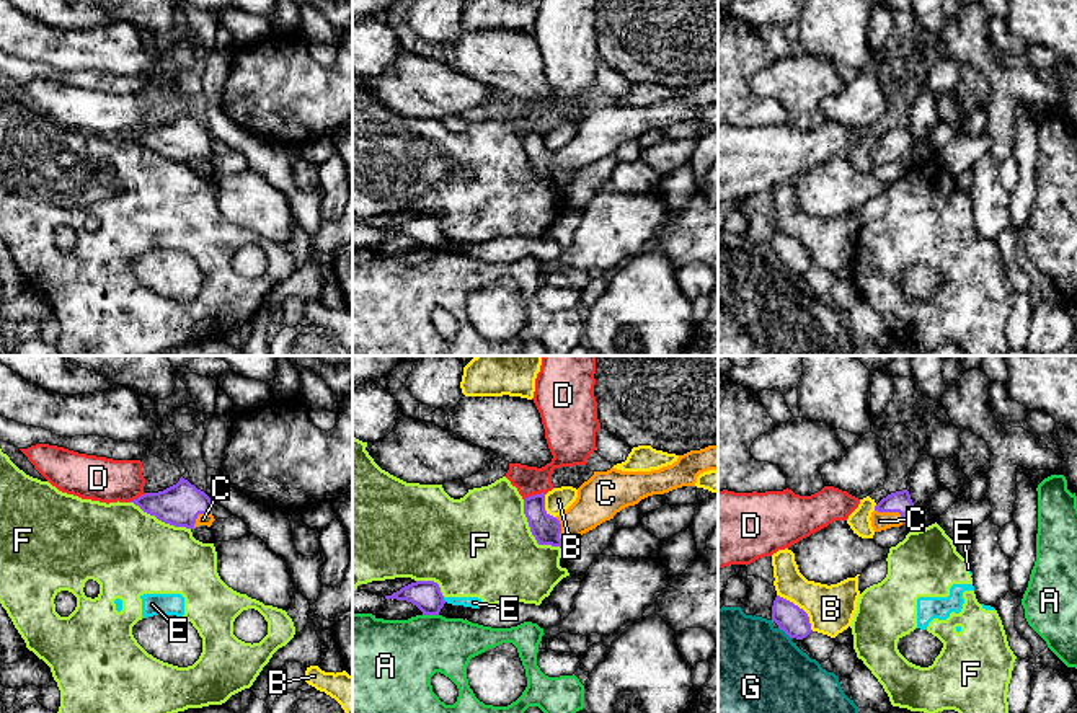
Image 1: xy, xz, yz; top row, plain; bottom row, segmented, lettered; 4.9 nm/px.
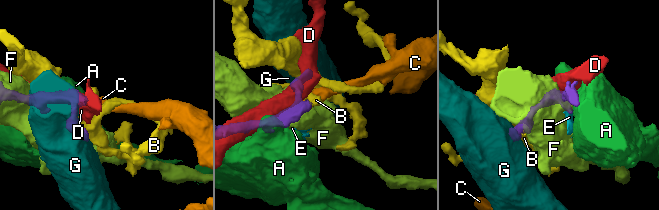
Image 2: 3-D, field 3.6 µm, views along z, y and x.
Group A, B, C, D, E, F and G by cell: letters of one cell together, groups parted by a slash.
A / B / C / D / E F / G

